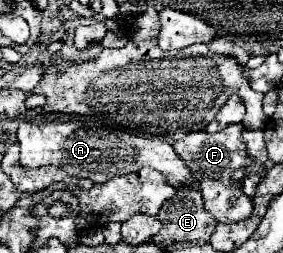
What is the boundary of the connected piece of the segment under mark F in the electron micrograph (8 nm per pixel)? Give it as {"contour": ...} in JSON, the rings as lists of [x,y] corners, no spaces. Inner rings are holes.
{"contour":[[[234,123],[234,125],[228,125],[220,133],[196,131],[196,133],[188,133],[182,141],[174,141],[172,143],[174,151],[192,169],[194,179],[198,181],[198,187],[202,191],[206,211],[212,213],[218,223],[242,221],[242,219],[246,219],[252,213],[252,201],[244,195],[244,189],[240,185],[232,185],[234,171],[242,169],[242,167],[244,167],[246,175],[264,171],[264,165],[248,155],[246,145],[242,141],[242,131],[244,131],[244,125],[242,123]]]}

